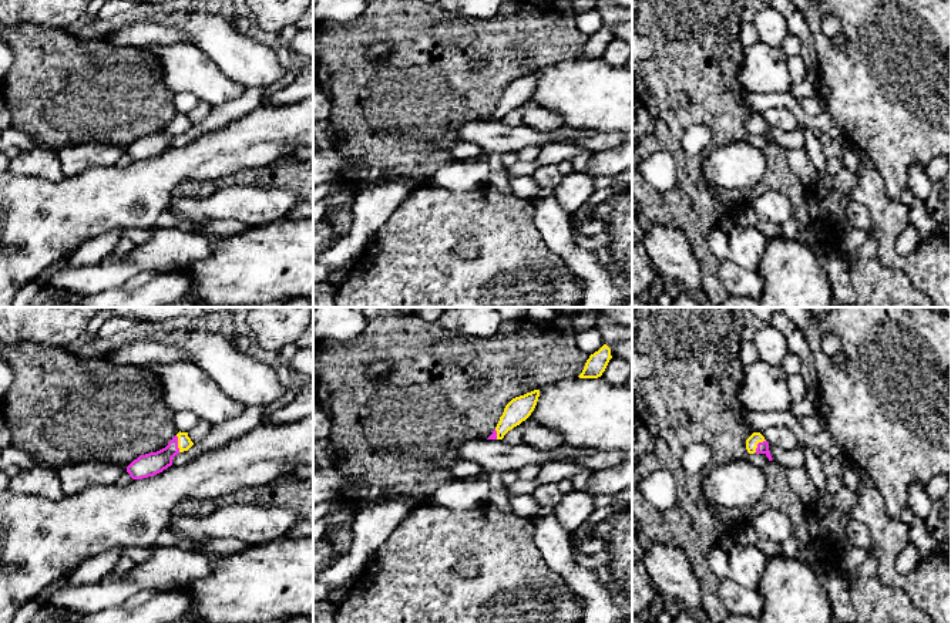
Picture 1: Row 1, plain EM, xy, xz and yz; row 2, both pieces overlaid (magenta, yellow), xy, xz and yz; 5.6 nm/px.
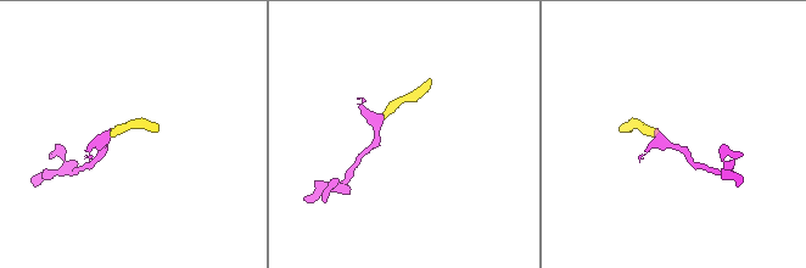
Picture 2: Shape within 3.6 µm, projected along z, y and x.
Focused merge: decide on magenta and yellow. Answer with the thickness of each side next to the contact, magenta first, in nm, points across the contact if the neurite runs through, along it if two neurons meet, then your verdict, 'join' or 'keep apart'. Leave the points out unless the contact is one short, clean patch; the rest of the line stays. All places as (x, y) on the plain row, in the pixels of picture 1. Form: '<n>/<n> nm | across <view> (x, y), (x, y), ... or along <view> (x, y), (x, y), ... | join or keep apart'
130/80 nm | across xy (150, 145), (160, 142), (177, 125), (184, 123) | join

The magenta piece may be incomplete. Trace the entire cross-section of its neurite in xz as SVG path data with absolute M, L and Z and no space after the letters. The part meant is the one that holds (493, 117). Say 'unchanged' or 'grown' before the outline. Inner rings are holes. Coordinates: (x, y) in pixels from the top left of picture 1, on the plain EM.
grown | M540 71L513 80L504 90L500 102L487 121L503 121L504 117L525 102L534 92L540 78Z

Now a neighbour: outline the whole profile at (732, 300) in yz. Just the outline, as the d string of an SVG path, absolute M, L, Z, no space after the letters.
M727 296L720 307L760 307L759 302L745 296Z

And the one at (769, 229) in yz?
M757 222L756 228L769 239L782 236L782 225L772 222Z

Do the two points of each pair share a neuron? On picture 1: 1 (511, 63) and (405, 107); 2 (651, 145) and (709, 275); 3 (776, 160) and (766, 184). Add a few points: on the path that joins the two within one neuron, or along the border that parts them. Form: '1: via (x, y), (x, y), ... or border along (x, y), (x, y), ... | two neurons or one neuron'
1: via (484, 76), (443, 77), (432, 88) | one neuron
2: via (685, 164), (688, 206), (695, 214), (698, 238) | one neuron
3: via (776, 165), (776, 174), (772, 178) | one neuron

